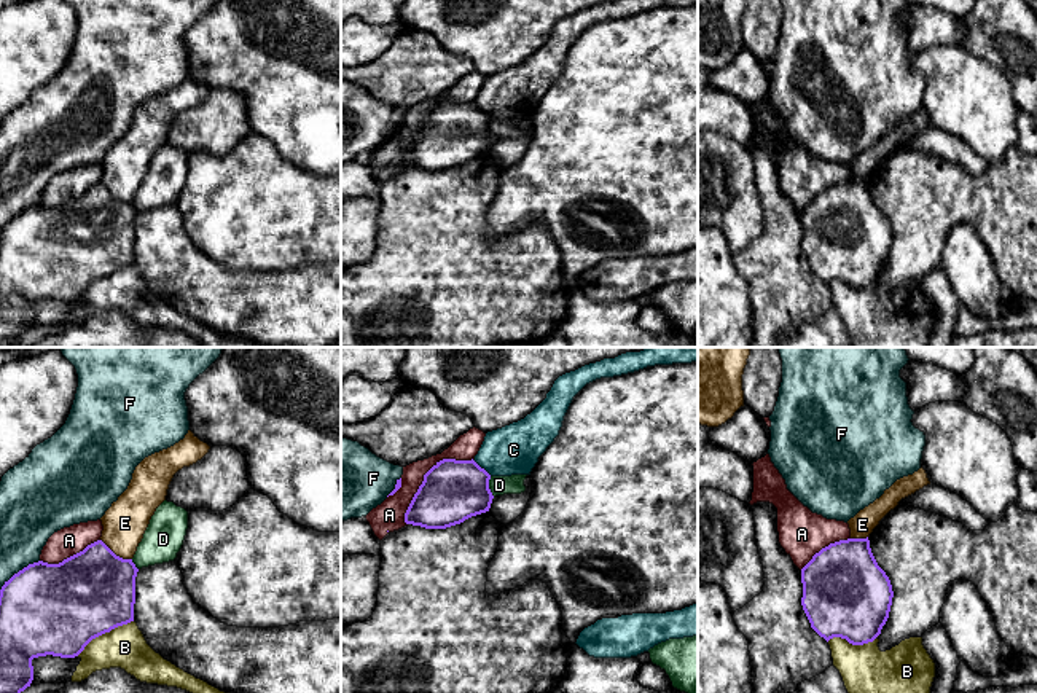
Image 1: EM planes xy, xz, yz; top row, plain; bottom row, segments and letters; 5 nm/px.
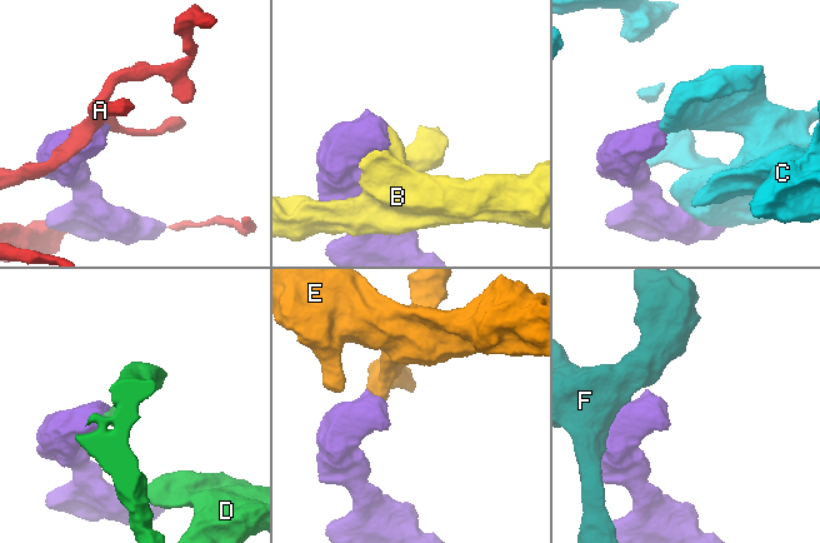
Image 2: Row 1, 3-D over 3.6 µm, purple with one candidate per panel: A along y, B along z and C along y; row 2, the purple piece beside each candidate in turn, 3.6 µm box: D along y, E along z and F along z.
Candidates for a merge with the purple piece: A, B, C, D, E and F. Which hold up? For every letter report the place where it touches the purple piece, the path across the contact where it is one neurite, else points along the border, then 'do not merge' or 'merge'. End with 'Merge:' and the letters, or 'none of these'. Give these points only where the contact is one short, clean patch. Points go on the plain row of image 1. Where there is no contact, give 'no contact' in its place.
A: meets purple in xz at (424, 120); do not merge
B: meets purple in xy at (104, 276); do not merge
C: meets purple in xz at (480, 110); do not merge
D: meets purple in xz at (488, 129); do not merge
E: meets purple in xy at (115, 198); border along xy (101, 182), (117, 198), (131, 203); do not merge
F: meets purple in xy at (19, 214); do not merge
Merge: none of these

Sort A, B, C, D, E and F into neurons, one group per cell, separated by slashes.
A / B / C / D / E / F

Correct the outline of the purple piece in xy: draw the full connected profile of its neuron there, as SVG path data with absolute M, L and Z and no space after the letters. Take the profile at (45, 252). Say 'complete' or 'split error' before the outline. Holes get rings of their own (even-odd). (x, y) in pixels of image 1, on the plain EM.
complete; M97 183L59 207L29 207L5 225L0 233L0 344L13 347L11 343L30 330L33 301L75 301L92 282L134 264L137 215L132 202L116 199Z

